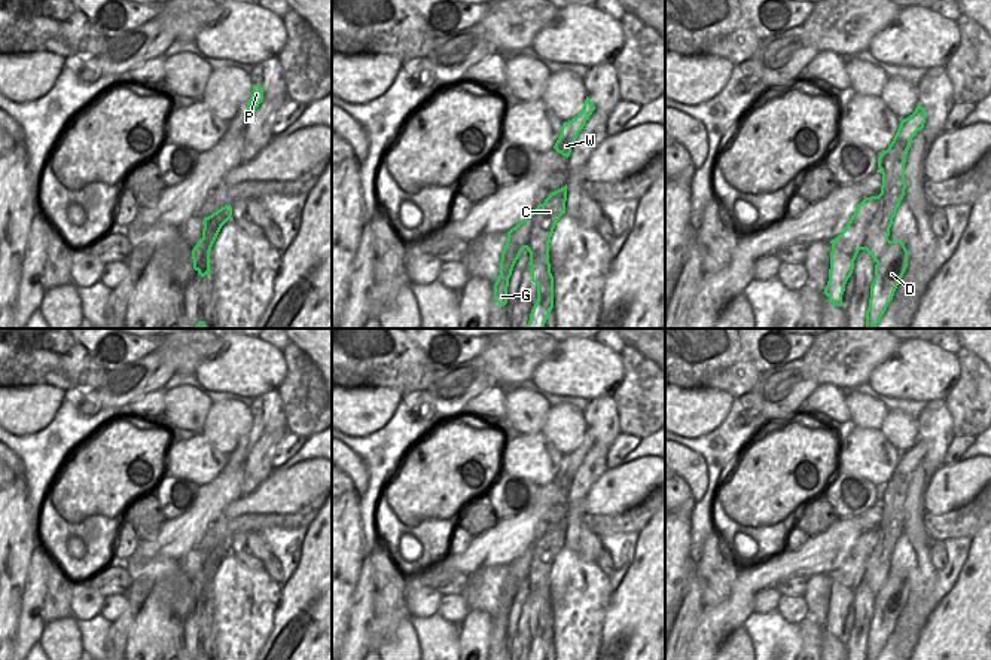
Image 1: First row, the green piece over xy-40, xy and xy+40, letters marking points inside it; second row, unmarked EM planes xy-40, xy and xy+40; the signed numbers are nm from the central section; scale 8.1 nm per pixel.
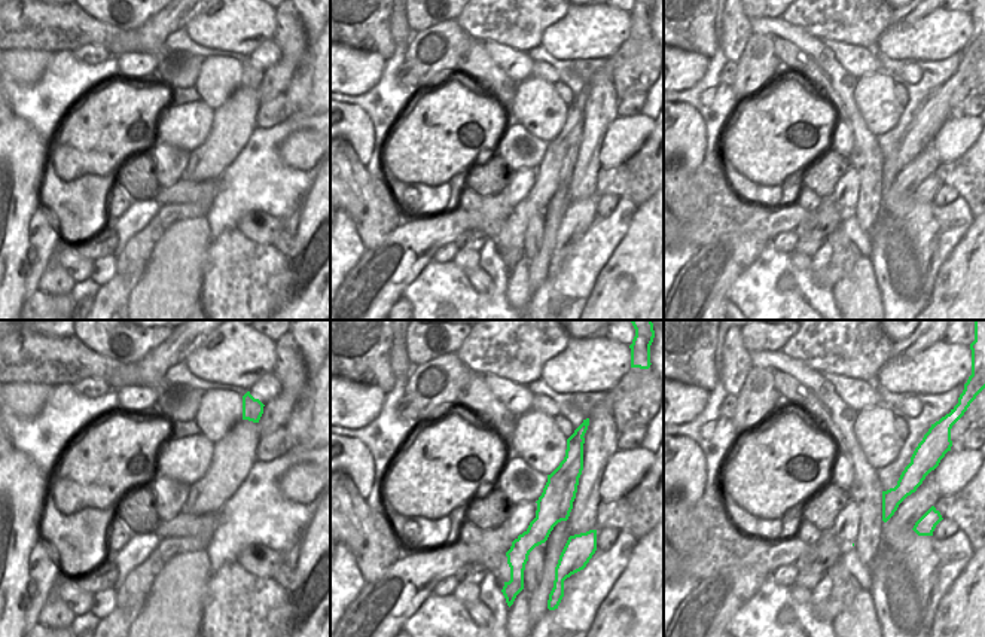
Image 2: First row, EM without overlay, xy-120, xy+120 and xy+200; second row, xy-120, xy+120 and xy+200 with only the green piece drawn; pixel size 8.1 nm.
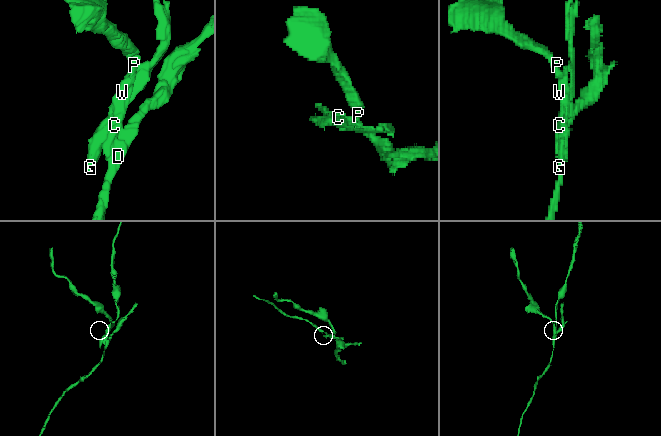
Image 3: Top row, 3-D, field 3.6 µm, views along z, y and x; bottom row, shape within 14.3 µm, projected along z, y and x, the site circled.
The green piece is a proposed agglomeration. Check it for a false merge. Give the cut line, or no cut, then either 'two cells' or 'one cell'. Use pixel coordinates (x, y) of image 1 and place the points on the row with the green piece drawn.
cut in xy+40 along (890, 241), (877, 257), (872, 256); two cells

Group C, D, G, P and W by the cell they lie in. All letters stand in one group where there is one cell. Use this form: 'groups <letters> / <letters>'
groups C G P W / D

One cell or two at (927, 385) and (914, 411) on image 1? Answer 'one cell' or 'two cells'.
two cells

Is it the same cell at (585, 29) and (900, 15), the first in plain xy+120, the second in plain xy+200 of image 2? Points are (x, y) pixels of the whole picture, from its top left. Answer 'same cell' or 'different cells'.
different cells

